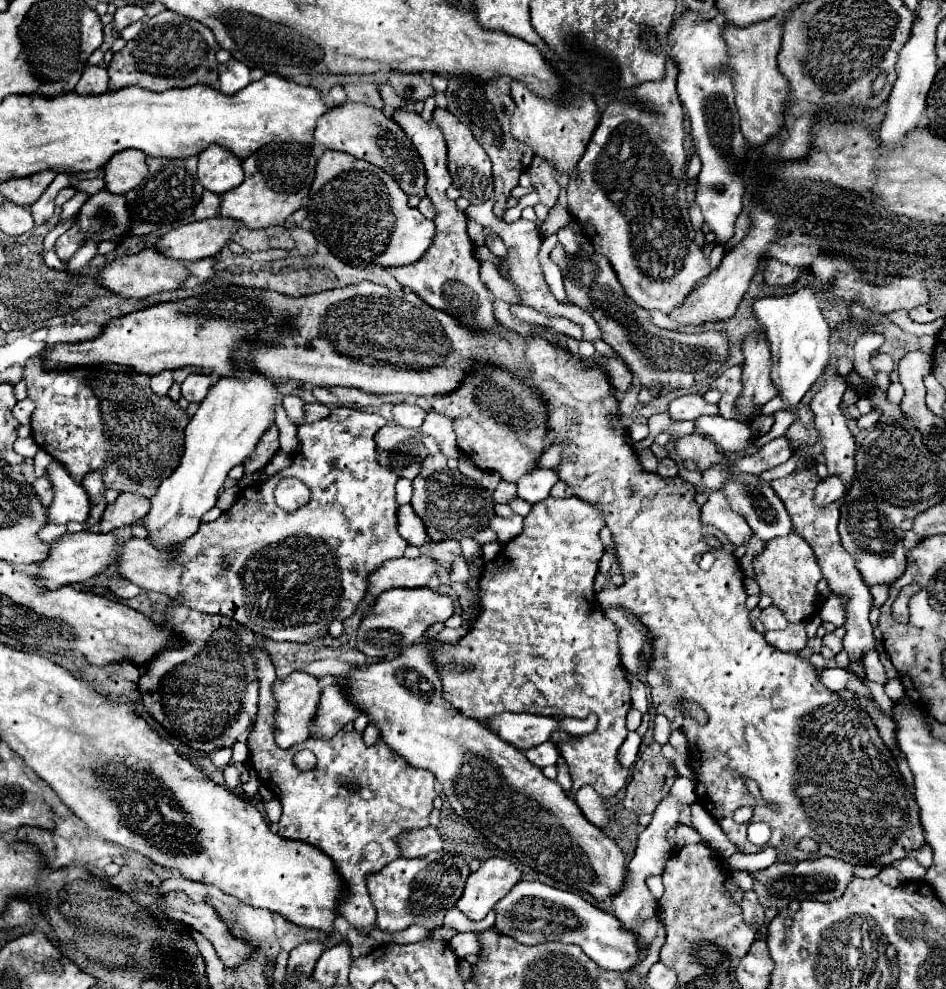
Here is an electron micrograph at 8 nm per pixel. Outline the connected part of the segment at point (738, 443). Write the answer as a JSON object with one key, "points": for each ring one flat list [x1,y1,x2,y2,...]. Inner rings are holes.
{"points":[[700,417,696,421,696,427,712,437,716,445,720,445,726,453,734,453,738,457,748,457,760,451,760,447,754,445,752,431,746,423,728,421,724,417]]}

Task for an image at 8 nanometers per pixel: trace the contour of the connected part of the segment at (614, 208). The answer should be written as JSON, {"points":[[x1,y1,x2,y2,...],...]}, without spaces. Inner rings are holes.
{"points":[[668,57,662,81,642,83,626,91,626,99,614,99,608,103,600,125,578,163,578,175,570,177,568,185,570,211,580,223,584,223,584,235,588,235,594,251,612,261,618,281,636,305,648,311,658,309,662,313,670,313,676,305,682,305,696,281,712,271,702,249,694,243,696,231,688,219,684,179,688,155,684,149,684,113,676,93,676,75,678,67,674,59]]}

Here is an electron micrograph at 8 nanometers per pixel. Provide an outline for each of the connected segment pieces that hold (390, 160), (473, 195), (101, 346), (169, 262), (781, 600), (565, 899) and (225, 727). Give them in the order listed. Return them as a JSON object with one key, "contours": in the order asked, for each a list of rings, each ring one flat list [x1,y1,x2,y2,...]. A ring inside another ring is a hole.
{"contours":[[[346,101,340,107,328,109,326,115,322,115,318,119,314,139,328,149,350,153,358,159,370,161,372,165,384,169,388,175,394,177,394,181,400,185,400,189,406,195,426,197,426,193,424,193,426,171,422,165,422,157,418,155,412,141,406,137,404,129,394,119,386,117,382,111,378,111,370,105]],[[436,109,434,121,444,133,444,139,448,145,448,169,454,179,454,187,458,187,462,191,462,197,472,203,482,203,488,197,492,197,492,191,494,191,492,165,484,149,480,149,480,143,472,137,470,129,466,125,460,125,460,121,456,121,456,117,452,117,452,113,448,113,446,109]],[[370,281,296,299,274,289,240,285,214,287,196,297,158,303,110,319,94,339,46,347,44,363,52,371,114,363,132,367,136,373,148,377,166,369,200,367,218,377,232,377,236,369,236,363,232,363,236,359,236,347,268,325,276,325,280,337,272,343,260,341,260,345,254,345,256,349,252,349,250,365,256,373,262,373,272,381,296,379,316,387,356,387,374,395,404,393,422,397,454,393,476,365,492,365,514,373,540,395,548,411,550,443,564,445,560,465,554,471,560,481,572,487,574,497,602,511,604,523,612,531,624,585,600,591,596,600,604,609,624,607,632,611,652,635,652,655,646,679,652,689,654,711,666,715,668,721,674,721,680,713,678,701,690,699,702,705,710,715,710,721,704,727,694,719,684,719,680,731,688,739,688,765,696,775,698,803,718,821,730,841,746,853,752,853,746,829,750,823,764,821,772,829,768,845,774,845,780,855,788,851,784,839,798,843,802,837,812,837,820,845,820,857,836,857,852,865,882,867,904,859,924,845,924,829,920,825,914,795,900,775,890,749,880,739,876,725,870,721,870,715,854,699,844,699,824,687,818,679,818,671,808,659,776,651,768,645,762,633,752,629,744,605,748,597,744,589,744,573,734,557,734,545,724,533,720,533,720,529,700,521,700,507,694,501,696,491,688,481,682,477,664,479,642,469,630,443,628,429,618,419,618,399,614,397,614,387,602,367,574,357,568,349,554,345,544,337,518,335,502,323,496,323,492,329,466,329,448,313,432,309,420,301,412,291,392,291],[706,533,716,535,722,541,722,549,716,551,700,541],[706,551,716,553,716,563,708,571,702,571,698,559],[744,779,754,779,758,783,760,799,748,791],[744,805,754,809,754,817,744,825,736,825,732,815]],[[144,249,136,255,124,255,124,257,116,257,112,263,108,263,96,277,98,285,106,287,108,291,112,291,114,295,120,295,124,299,142,299,148,297,152,293,160,293,160,291,172,291,182,287,182,283,188,279,188,269,186,263,176,261,176,259,168,259,164,255,160,255,156,249]],[[788,533,768,541,764,553,754,559,754,573,762,593,772,597,772,605,780,607,788,621,806,621,812,613,816,613,816,583,822,579,822,571,816,563,812,547,800,535]],[[520,881,510,893,496,903,496,925,500,933,514,937,524,945,538,945,544,941,562,941,574,943,584,949,584,953,602,969,626,973,634,965,640,963,640,953,644,951,644,943,622,927,622,923,586,899,560,891,556,887,538,883,538,881]],[[176,603,168,611,168,623,164,625,174,633,180,633,184,639,180,647,172,647,162,651,144,671,138,681,138,689,142,695,142,703,146,711,174,737,198,751,216,751,220,747,232,747,232,743,246,733,256,721,258,711,258,681,256,681,256,665,252,655,248,653,250,645,258,645,256,637,244,625,236,625,236,621,228,617,212,617,204,613,196,613,192,609,184,609,184,605]]]}

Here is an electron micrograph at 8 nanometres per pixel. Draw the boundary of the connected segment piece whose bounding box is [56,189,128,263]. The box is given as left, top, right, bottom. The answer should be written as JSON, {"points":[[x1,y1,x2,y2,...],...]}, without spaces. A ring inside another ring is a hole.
{"points":[[106,189,92,195,84,207,78,211,74,225,56,241,56,255,62,263,68,263,70,257,86,243,86,241,120,241,128,233,128,211,126,211,126,201,122,195,108,193]]}

